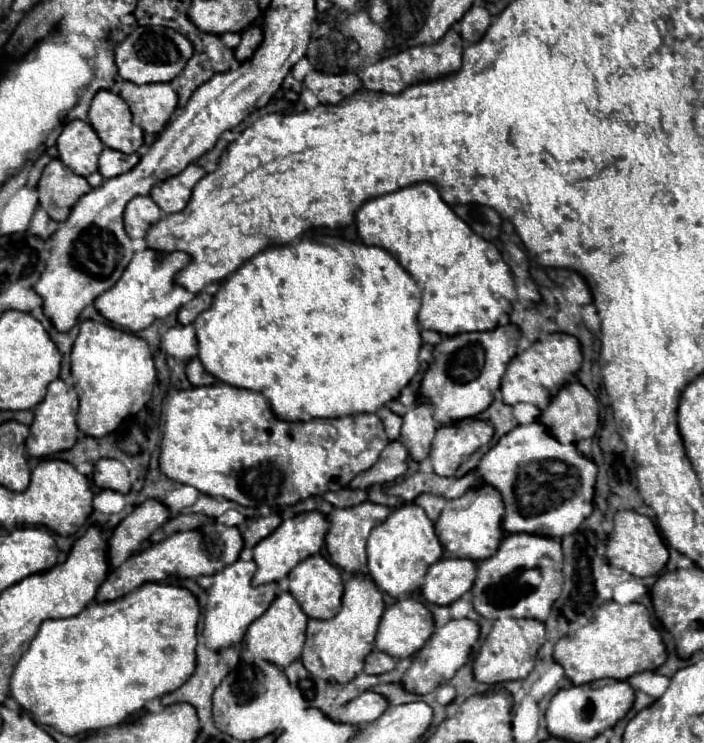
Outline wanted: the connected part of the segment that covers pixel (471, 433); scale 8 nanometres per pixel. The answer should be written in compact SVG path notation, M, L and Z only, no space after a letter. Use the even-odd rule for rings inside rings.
M460 420L436 430L430 464L438 476L454 476L458 466L470 458L480 446L486 446L494 430L482 420Z

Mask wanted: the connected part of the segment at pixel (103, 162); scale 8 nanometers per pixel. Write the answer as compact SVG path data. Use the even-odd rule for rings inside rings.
M104 148L100 158L98 158L98 172L102 174L102 178L114 178L114 176L120 176L124 172L128 172L130 168L136 166L138 162L138 154L120 154L116 150L110 150L110 148Z

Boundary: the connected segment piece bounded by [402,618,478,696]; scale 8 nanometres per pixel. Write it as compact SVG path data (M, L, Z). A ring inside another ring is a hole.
M466 618L450 620L448 624L436 628L432 638L422 646L422 650L416 652L412 666L404 674L404 682L408 682L408 684L402 684L402 688L412 694L418 694L418 696L434 692L440 684L446 684L468 662L476 640L478 640L478 626Z

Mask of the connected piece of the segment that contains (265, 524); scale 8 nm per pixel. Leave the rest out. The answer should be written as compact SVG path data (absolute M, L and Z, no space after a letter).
M278 512L270 514L270 516L256 516L248 520L248 542L240 554L242 560L248 560L252 556L252 548L256 546L256 542L260 542L262 538L266 538L268 534L272 534L272 530L276 530L276 526L280 526L282 516Z

